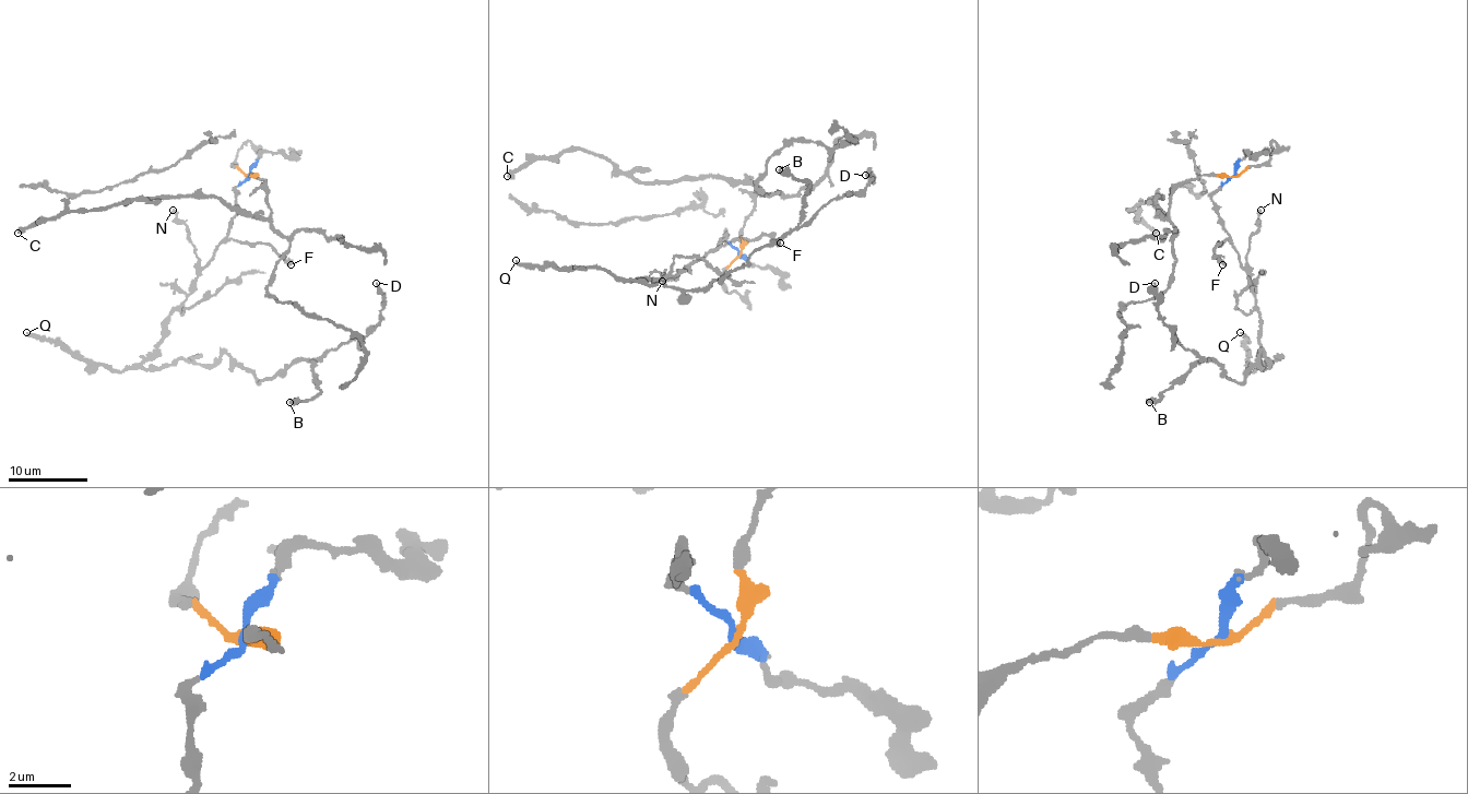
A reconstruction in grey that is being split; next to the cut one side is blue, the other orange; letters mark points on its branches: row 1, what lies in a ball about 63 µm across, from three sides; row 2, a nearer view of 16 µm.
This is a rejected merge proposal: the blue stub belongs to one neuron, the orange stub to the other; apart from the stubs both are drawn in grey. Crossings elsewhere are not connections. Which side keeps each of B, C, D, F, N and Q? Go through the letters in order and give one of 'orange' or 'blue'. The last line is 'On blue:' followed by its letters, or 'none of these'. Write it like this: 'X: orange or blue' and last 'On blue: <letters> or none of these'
B: blue
C: orange
D: blue
F: blue
N: blue
Q: blue
On blue: B, D, F, N, Q

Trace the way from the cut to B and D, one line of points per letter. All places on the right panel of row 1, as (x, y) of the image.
B: (1235, 176), (1211, 200), (1269, 365), (1262, 353), (1235, 382), (1195, 363), (1149, 402)
D: (1235, 176), (1211, 200), (1269, 365), (1262, 353), (1239, 382), (1202, 360), (1163, 322), (1153, 283)

